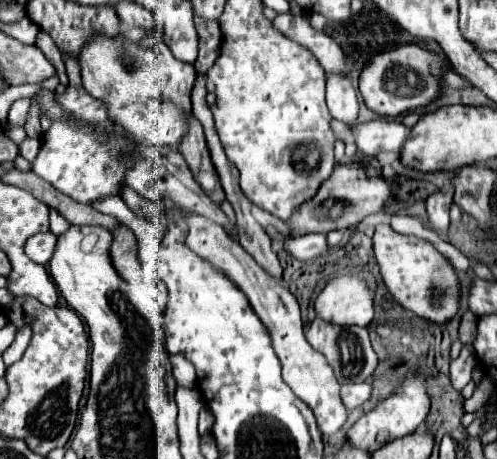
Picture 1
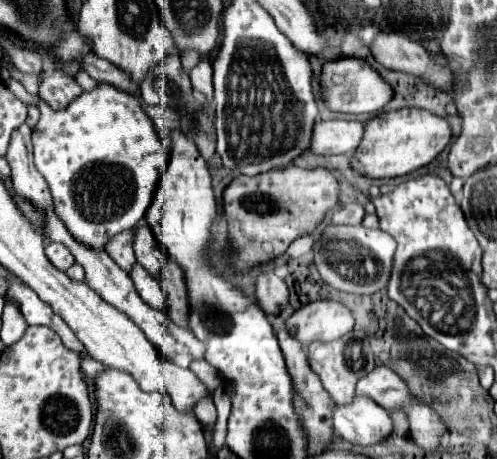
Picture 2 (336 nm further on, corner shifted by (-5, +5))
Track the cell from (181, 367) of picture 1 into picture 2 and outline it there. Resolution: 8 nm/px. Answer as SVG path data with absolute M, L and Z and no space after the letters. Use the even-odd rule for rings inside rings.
M136 264L134 270L130 272L130 276L132 276L132 282L134 282L140 298L148 306L152 306L156 310L164 310L166 308L166 294L160 290L160 284L152 274L148 274L140 264Z

